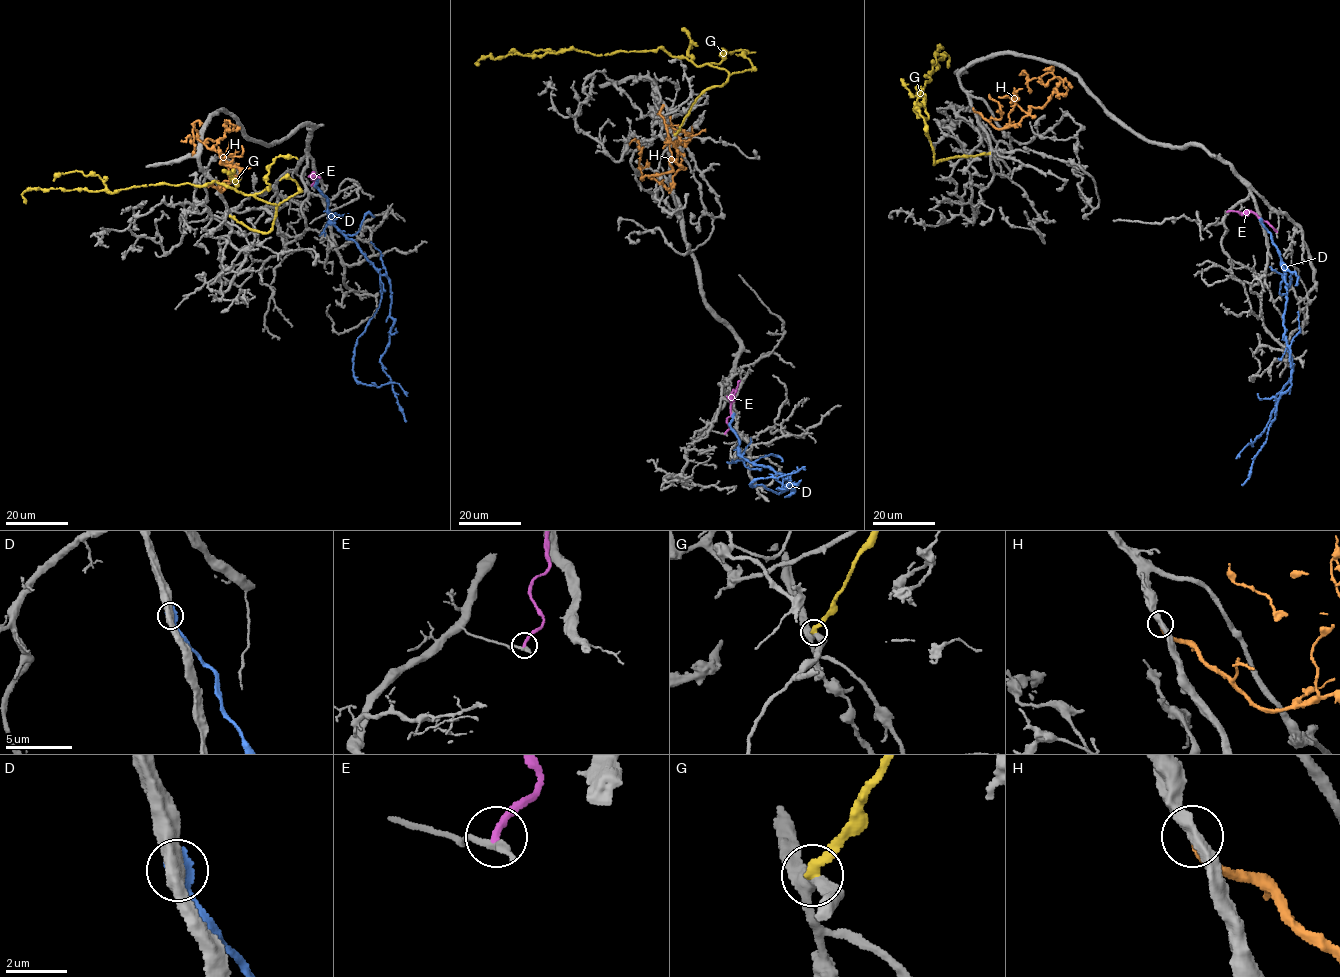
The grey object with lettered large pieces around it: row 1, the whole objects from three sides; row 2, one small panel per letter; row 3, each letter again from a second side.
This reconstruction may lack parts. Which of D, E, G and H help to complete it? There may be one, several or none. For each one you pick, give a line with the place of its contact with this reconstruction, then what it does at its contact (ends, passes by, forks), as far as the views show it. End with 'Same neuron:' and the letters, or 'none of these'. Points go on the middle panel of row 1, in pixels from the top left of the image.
Same neuron: none of these

